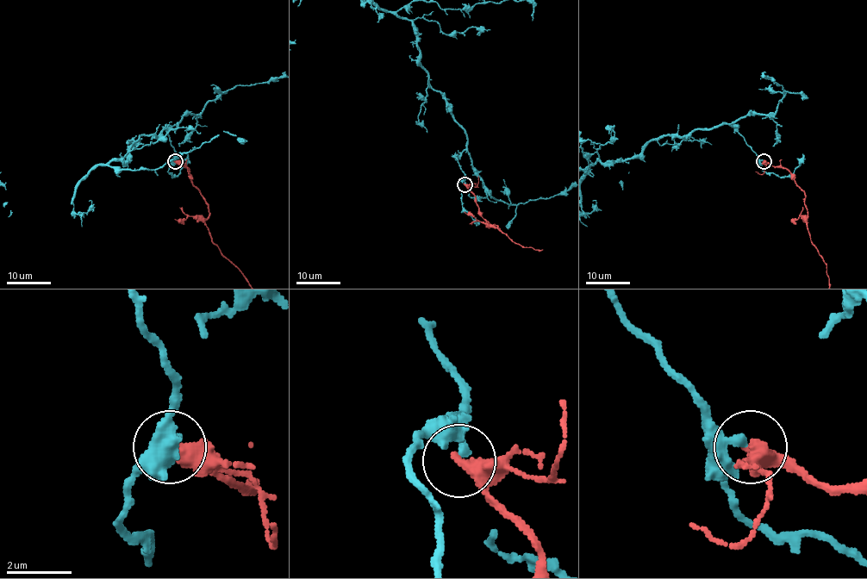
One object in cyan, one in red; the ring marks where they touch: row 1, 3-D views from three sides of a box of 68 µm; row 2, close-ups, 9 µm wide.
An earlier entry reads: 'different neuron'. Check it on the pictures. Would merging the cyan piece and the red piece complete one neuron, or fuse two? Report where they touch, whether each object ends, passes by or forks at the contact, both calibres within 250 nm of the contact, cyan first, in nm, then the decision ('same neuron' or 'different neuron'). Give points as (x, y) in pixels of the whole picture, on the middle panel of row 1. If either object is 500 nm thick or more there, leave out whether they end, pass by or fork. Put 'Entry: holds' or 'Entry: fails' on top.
Entry: holds
(464, 184) | cyan ends | red ends | 320/480 nm | different neuron

